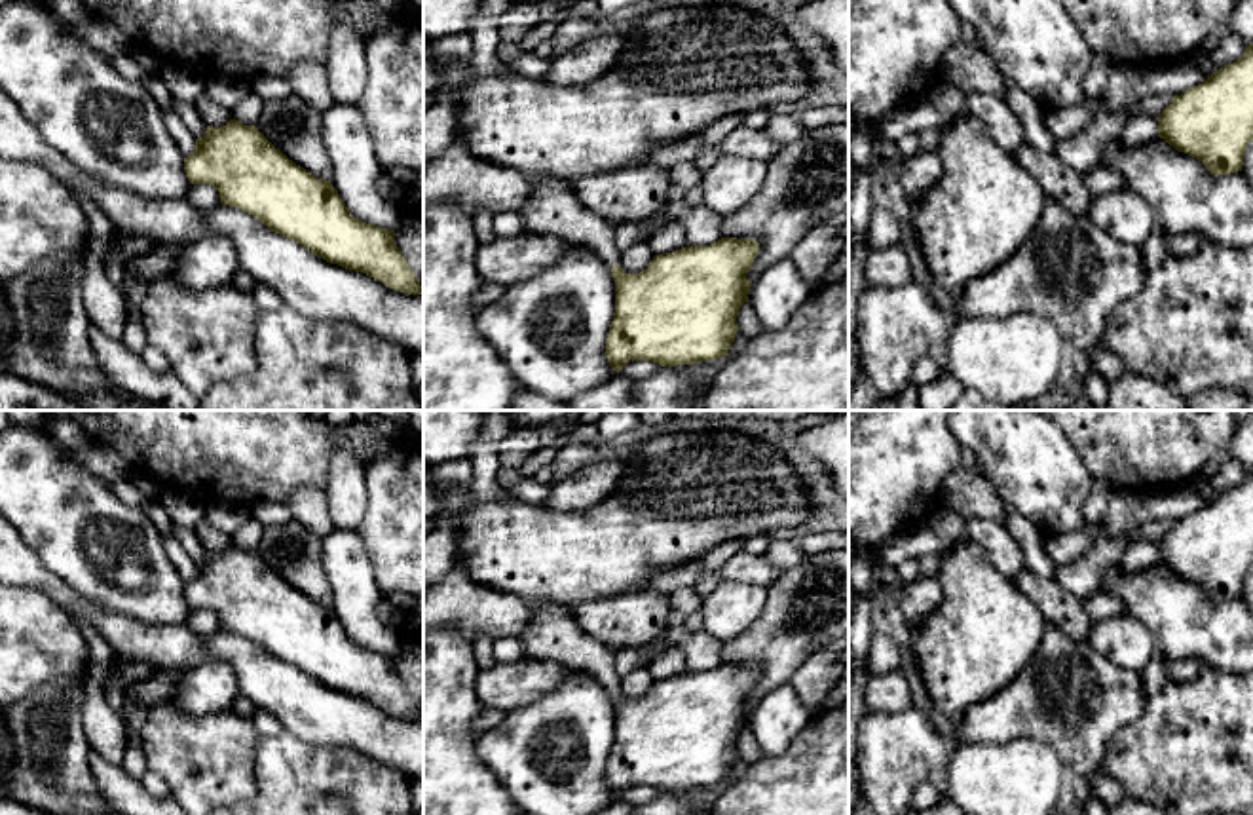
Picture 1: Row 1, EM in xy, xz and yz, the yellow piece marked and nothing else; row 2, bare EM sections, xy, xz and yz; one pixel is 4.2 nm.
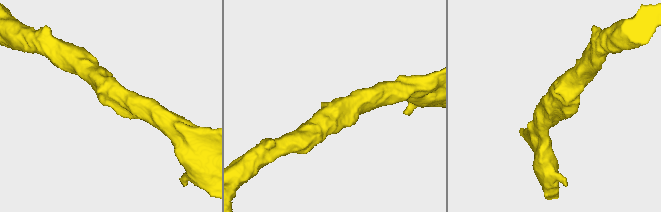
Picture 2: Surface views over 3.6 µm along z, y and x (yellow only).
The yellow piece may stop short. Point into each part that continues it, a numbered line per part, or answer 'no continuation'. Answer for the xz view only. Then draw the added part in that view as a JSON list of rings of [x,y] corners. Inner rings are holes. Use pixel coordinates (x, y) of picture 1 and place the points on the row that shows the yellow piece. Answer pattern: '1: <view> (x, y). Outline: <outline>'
1: xz (551, 208). Outline: [[[530,175],[526,201],[516,211],[528,234],[552,234],[571,243],[585,243],[609,268],[621,260],[615,228],[585,207],[562,179]]]

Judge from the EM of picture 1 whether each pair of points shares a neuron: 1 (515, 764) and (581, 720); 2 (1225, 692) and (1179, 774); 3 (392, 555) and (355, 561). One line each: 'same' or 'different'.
1: same
2: same
3: different

